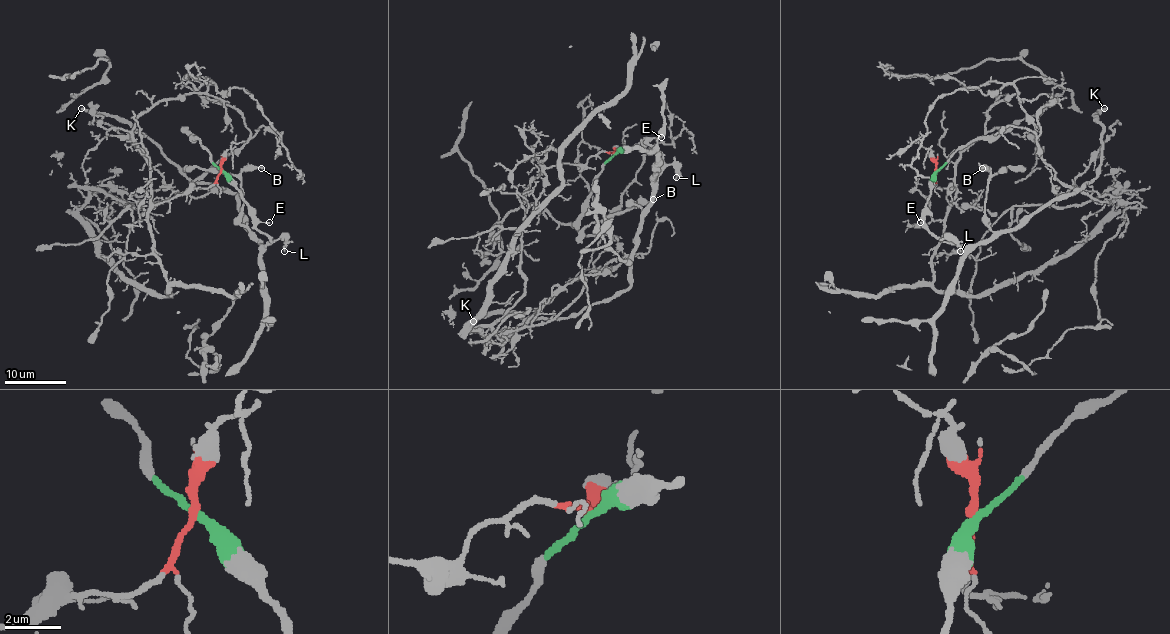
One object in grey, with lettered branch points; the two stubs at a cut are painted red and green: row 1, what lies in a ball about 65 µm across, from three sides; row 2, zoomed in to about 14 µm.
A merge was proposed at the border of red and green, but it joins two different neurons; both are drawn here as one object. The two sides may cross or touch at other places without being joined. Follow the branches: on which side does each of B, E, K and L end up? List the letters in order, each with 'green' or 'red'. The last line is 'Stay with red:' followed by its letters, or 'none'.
B: green
E: green
K: green
L: green
Stay with red: none

